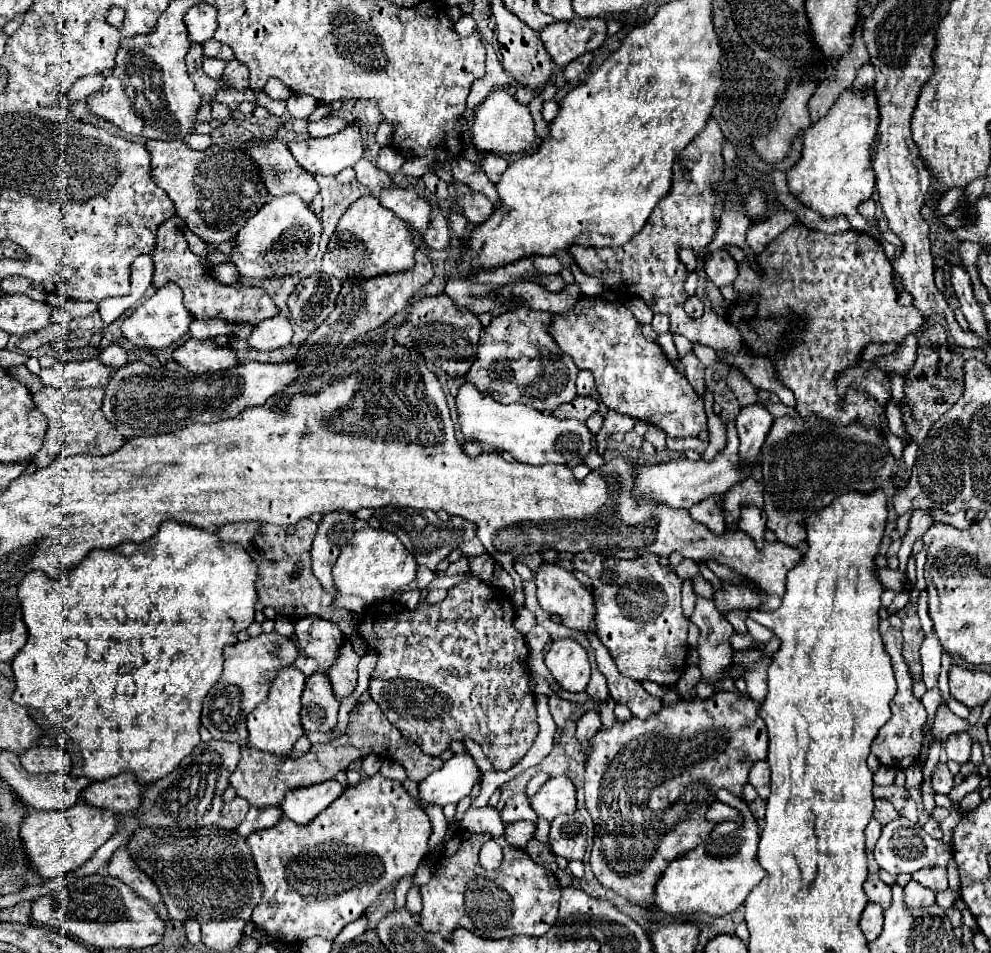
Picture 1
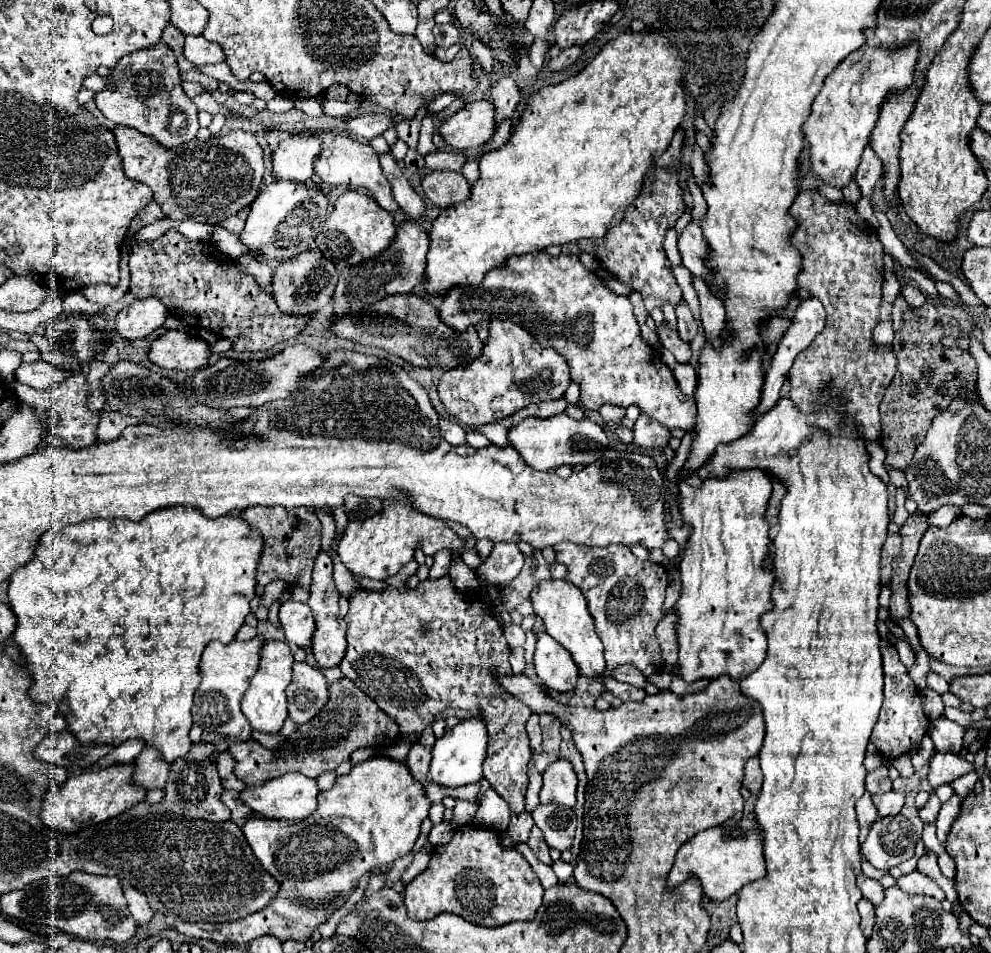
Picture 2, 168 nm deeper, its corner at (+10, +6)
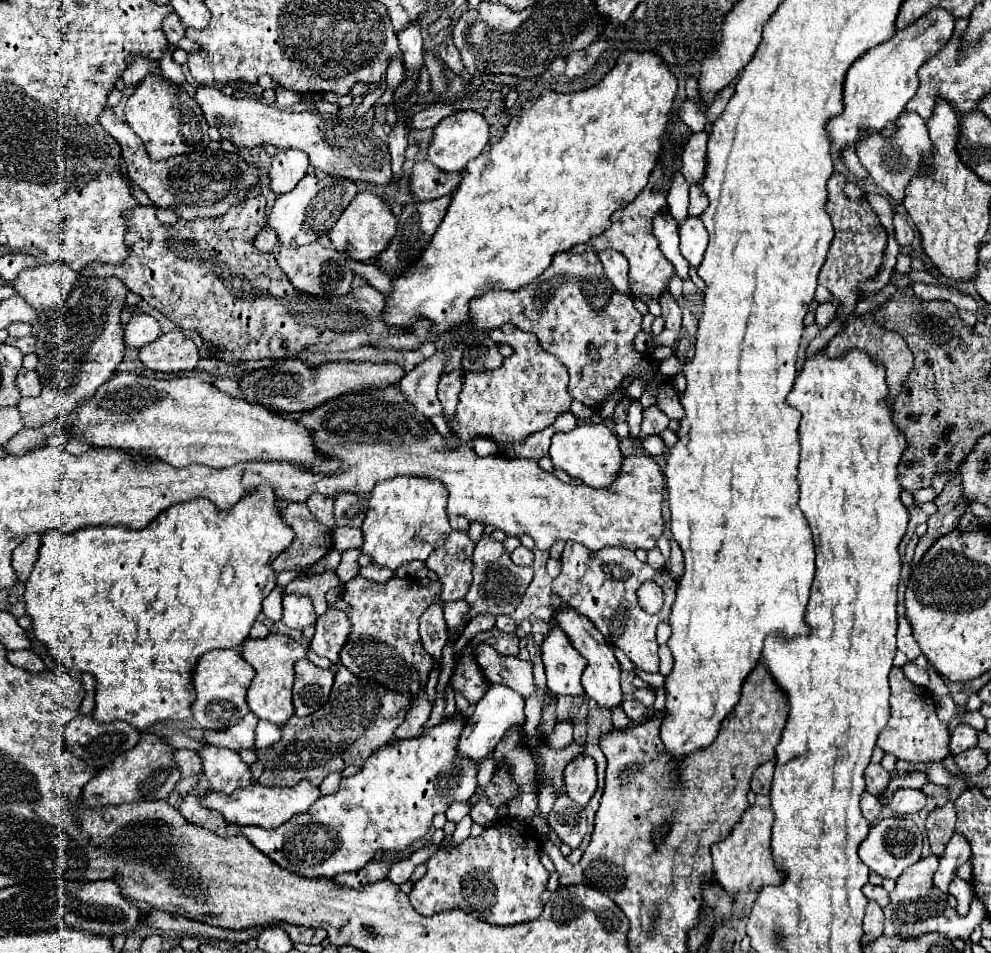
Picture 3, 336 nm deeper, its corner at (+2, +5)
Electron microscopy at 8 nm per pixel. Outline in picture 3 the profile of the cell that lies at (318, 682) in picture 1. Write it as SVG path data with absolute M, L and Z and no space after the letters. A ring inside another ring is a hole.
M298 660L294 664L294 670L296 670L296 680L292 688L294 714L308 716L328 700L328 694L332 690L334 670L320 668L310 660Z

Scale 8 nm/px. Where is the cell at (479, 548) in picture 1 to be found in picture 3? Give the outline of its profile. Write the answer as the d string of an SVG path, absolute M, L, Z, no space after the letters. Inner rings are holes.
M398 476L378 482L370 492L368 514L362 524L364 546L362 554L374 558L374 564L396 570L412 560L426 560L430 552L450 534L450 522L446 514L446 488L442 482L434 482L418 476Z

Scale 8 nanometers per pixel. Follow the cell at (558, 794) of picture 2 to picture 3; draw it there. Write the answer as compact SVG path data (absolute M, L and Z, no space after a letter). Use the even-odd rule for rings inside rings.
M578 756L564 770L566 796L570 796L580 806L586 806L596 792L596 762L590 756Z

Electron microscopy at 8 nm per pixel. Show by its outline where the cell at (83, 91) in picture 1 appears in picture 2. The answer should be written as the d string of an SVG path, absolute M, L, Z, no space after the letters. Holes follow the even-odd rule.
M90 73L84 81L82 81L82 85L86 87L86 89L90 89L90 91L100 91L100 89L104 89L106 87L106 79L102 79L100 75L96 75L96 73Z

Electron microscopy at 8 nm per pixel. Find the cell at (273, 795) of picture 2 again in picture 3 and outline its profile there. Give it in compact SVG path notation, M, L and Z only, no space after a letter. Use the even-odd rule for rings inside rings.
M300 782L294 788L282 788L282 786L262 786L262 784L252 784L248 788L236 790L232 794L222 794L218 790L206 790L200 792L200 802L202 806L216 810L224 816L224 820L228 824L236 824L236 826L262 826L262 828L278 828L278 824L288 822L292 816L306 812L316 800L320 798L320 790L316 786L312 786L310 782Z

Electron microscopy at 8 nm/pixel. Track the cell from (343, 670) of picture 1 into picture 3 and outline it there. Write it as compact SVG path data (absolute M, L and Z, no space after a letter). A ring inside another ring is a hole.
M326 610L316 620L316 632L310 640L310 650L314 650L316 654L326 656L334 664L338 664L338 652L346 644L348 634L350 634L350 620L348 620L346 612Z

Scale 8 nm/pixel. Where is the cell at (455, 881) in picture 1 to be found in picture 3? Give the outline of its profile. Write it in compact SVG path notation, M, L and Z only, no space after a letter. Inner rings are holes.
M500 822L488 826L480 836L462 844L438 850L426 862L426 874L410 892L412 906L422 916L460 908L496 926L512 926L536 920L542 914L540 894L550 874L540 864L540 838L530 824Z

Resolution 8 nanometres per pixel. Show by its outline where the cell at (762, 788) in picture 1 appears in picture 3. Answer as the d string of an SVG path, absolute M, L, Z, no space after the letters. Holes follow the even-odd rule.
M766 762L762 764L756 772L754 772L754 778L752 778L752 790L756 794L762 794L762 796L768 796L770 794L770 786L772 786L772 776L774 776L774 762Z

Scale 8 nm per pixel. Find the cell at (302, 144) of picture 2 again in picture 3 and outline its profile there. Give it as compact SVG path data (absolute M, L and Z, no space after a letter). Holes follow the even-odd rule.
M302 150L278 152L272 158L272 164L268 168L272 192L280 196L280 194L294 190L294 186L302 180L302 176L306 176L308 164L310 164L310 160Z

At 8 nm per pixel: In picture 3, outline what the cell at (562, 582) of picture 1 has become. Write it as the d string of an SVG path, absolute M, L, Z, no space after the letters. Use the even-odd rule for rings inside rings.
M572 608L566 610L558 610L554 614L558 626L568 634L568 638L572 640L574 648L588 660L588 666L582 674L582 686L588 698L592 698L598 706L602 708L618 708L622 704L622 690L620 690L620 666L618 660L612 652L612 646L606 642L606 638L594 628L594 624L590 620L586 620L582 614L574 612Z

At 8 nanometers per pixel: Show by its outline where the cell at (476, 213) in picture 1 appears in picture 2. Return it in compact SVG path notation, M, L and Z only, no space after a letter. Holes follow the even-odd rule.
M432 171L422 179L422 187L426 197L440 209L466 201L472 189L472 185L456 171Z

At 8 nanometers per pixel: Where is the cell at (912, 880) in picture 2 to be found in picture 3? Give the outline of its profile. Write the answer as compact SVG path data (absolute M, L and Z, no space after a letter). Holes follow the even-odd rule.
M954 830L948 846L946 846L946 852L940 856L940 866L934 874L934 886L940 888L944 894L948 892L948 884L950 880L956 876L956 868L970 862L970 844L966 842L966 838L962 834L958 834Z

